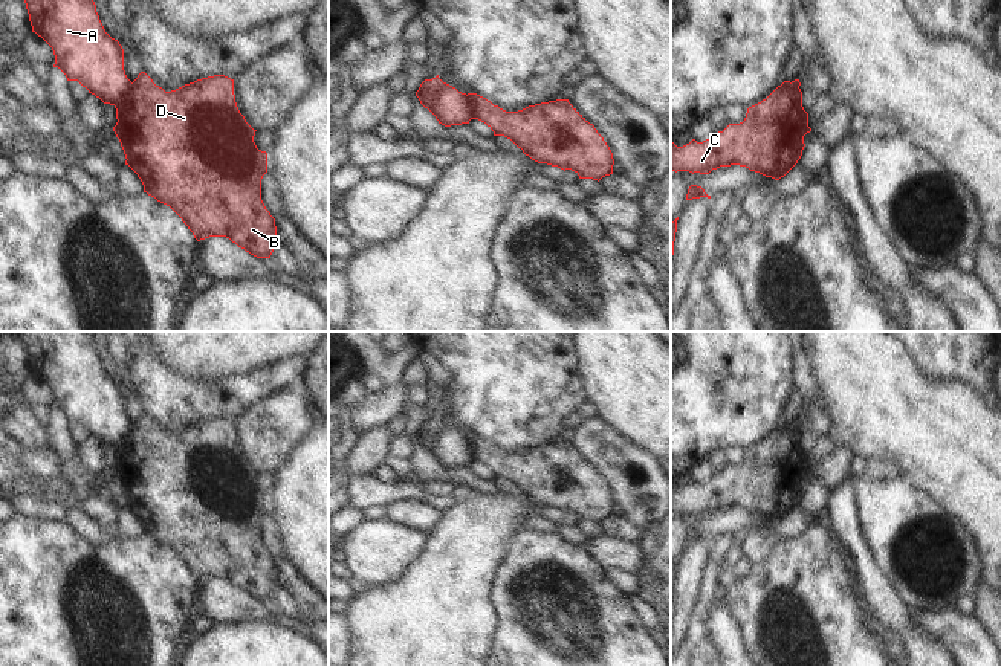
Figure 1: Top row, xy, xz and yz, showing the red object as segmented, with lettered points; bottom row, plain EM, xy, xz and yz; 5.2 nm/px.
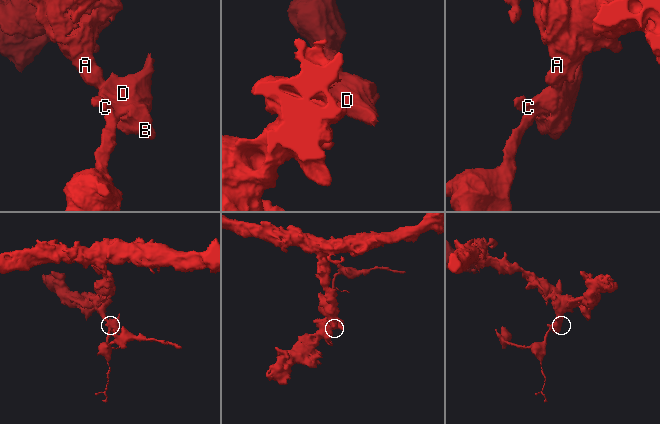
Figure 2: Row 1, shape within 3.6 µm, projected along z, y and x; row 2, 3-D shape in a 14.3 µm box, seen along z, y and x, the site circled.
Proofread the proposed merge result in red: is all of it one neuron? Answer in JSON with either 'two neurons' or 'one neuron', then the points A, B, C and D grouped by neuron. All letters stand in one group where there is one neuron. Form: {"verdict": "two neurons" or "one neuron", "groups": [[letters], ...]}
{"verdict": "two neurons", "groups": [["A"], ["B", "C", "D"]]}

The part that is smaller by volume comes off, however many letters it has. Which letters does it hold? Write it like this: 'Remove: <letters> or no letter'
Remove: B, C, D

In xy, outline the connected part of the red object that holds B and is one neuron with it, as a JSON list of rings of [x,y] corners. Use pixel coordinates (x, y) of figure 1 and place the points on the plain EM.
[[[141,414],[115,451],[118,464],[113,474],[124,492],[125,507],[138,516],[144,535],[170,548],[197,584],[226,579],[257,600],[270,600],[277,588],[277,568],[261,542],[267,495],[257,490],[254,484],[257,472],[246,464],[237,449],[234,422],[214,417],[165,434],[145,414]]]

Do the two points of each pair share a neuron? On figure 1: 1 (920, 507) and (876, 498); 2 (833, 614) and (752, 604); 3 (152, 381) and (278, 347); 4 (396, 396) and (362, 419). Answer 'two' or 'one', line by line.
1: one
2: one
3: two
4: one

